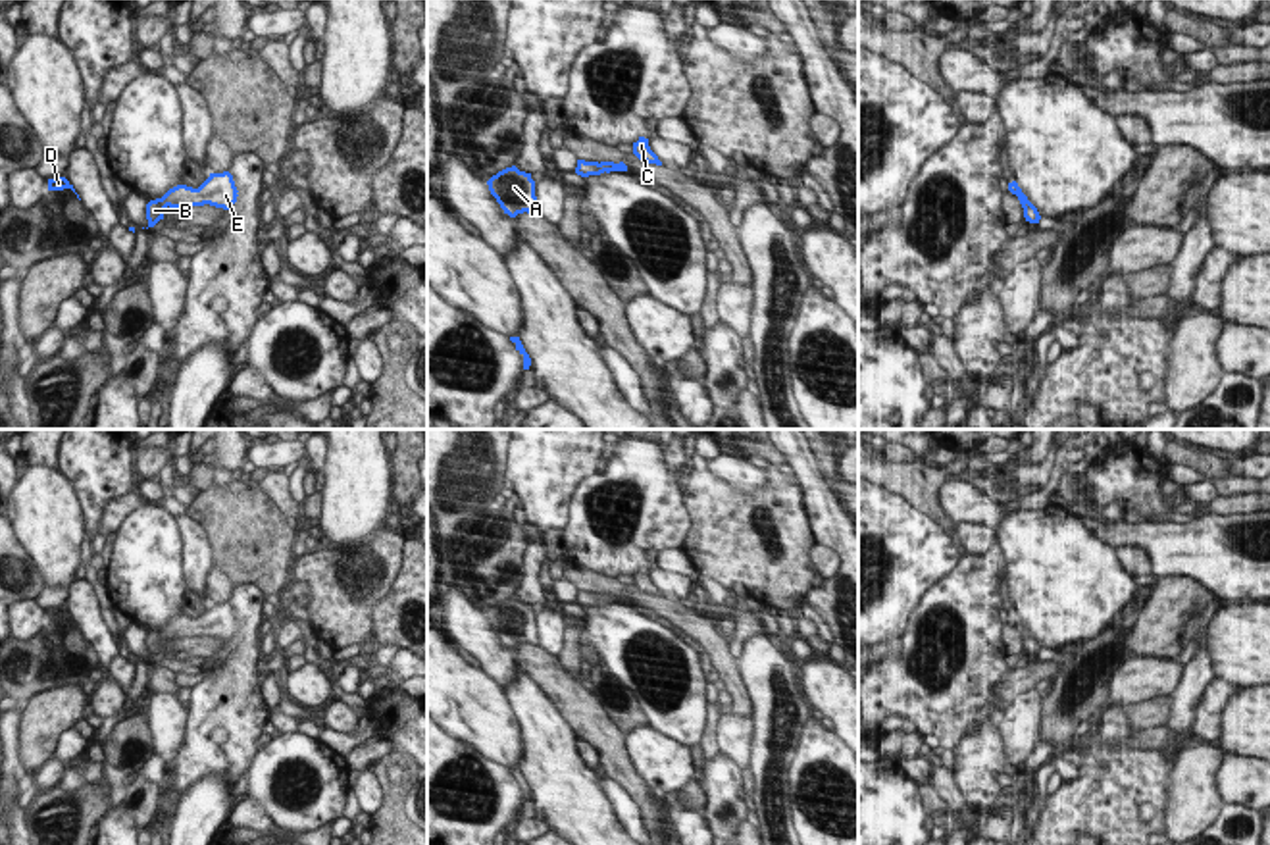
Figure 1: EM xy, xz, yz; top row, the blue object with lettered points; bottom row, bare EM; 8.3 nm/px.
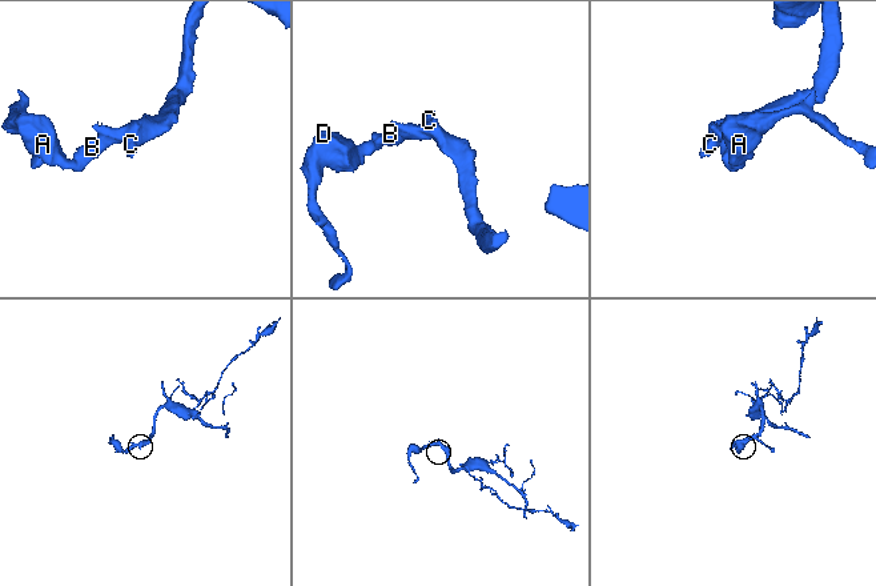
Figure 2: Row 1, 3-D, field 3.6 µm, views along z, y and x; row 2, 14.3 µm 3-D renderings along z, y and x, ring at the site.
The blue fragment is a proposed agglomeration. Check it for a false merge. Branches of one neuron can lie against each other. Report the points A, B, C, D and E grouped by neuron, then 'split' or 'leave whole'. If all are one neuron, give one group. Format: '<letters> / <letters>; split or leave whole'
A B C D E; leave whole

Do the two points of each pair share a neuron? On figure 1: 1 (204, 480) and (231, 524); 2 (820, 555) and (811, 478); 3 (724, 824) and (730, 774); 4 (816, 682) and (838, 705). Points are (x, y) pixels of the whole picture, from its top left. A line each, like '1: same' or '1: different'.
1: different
2: different
3: same
4: same

